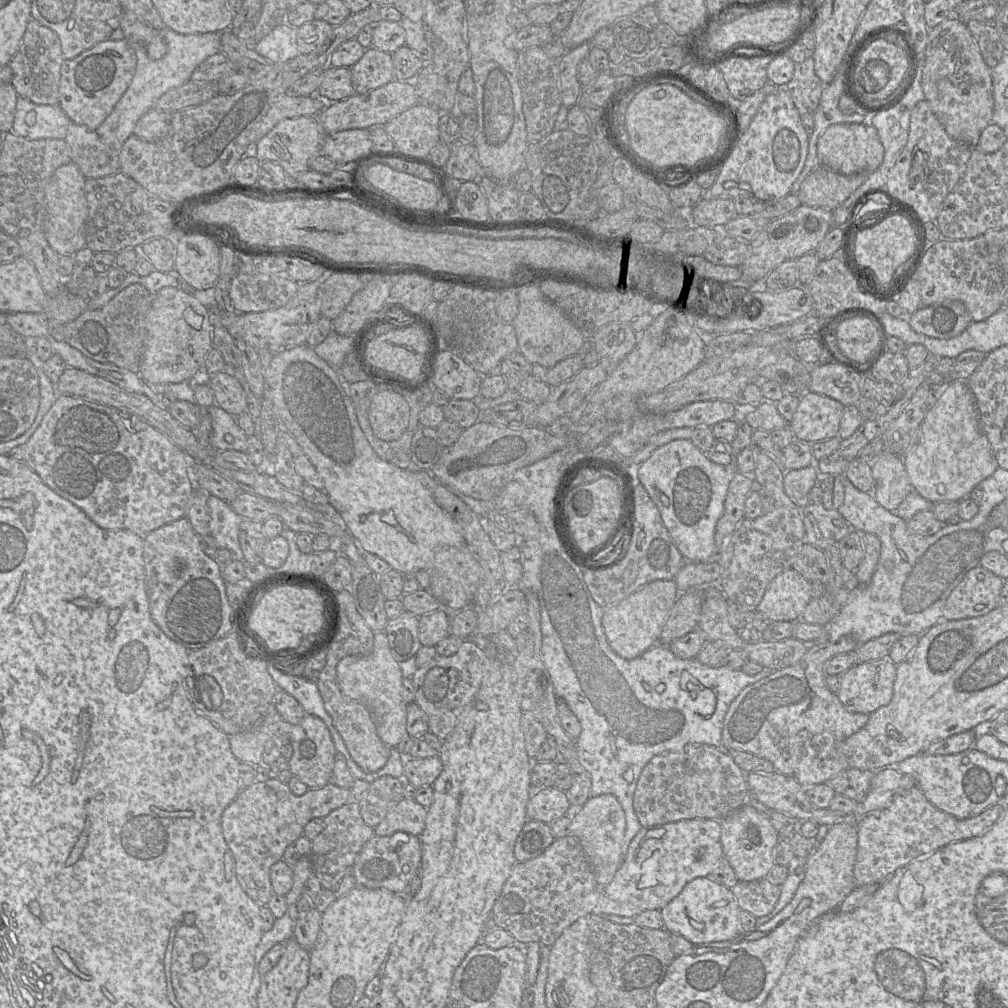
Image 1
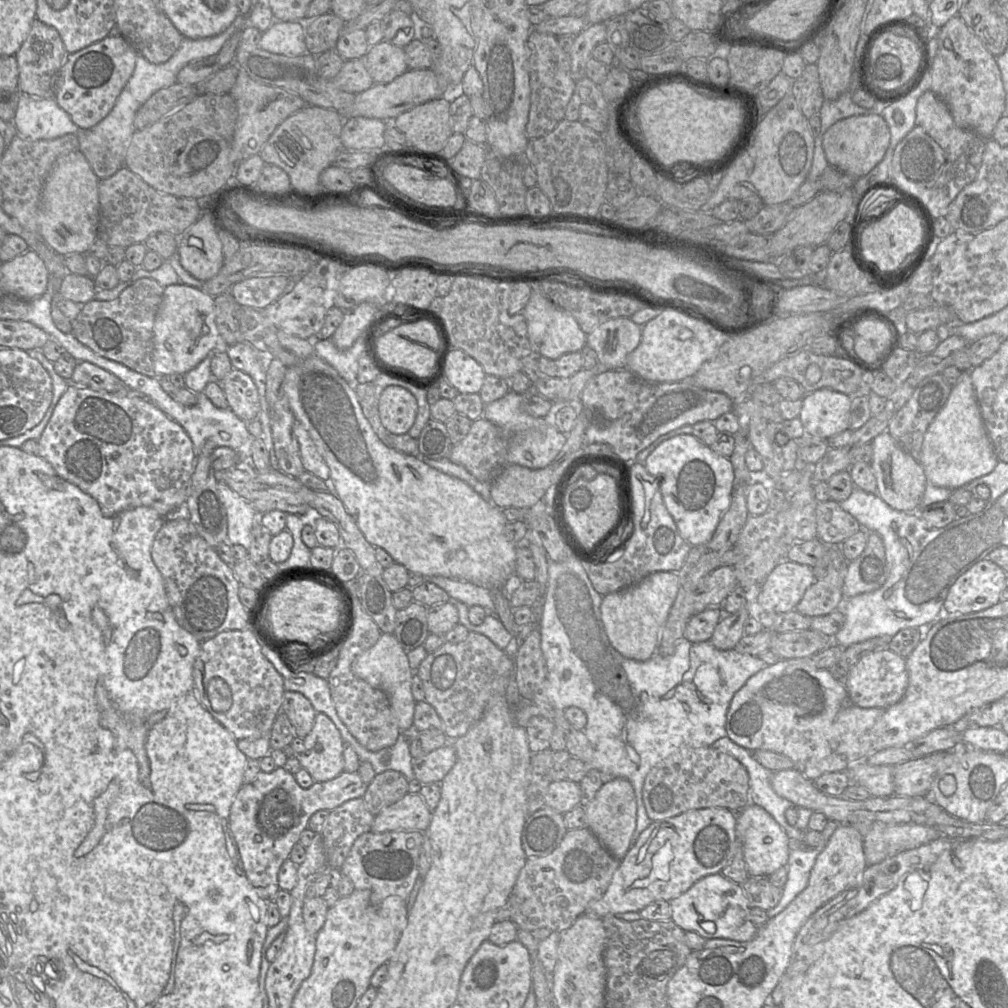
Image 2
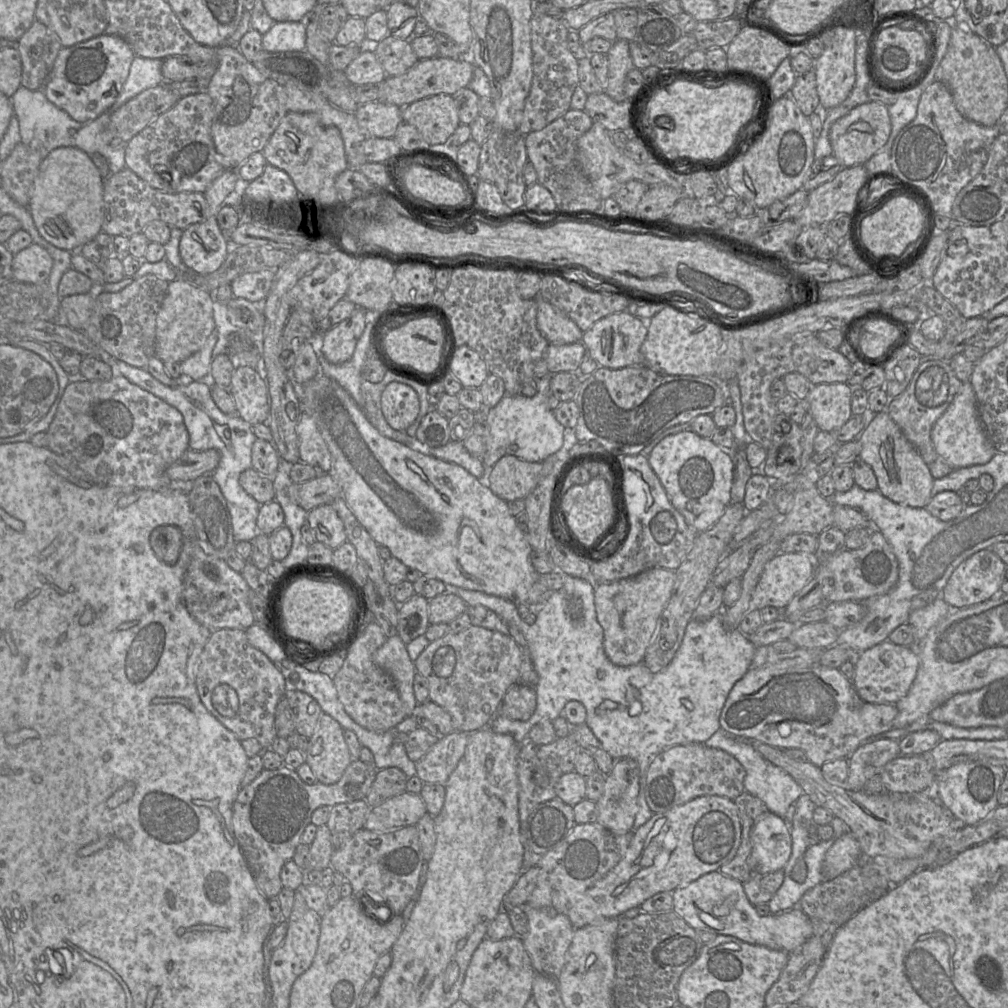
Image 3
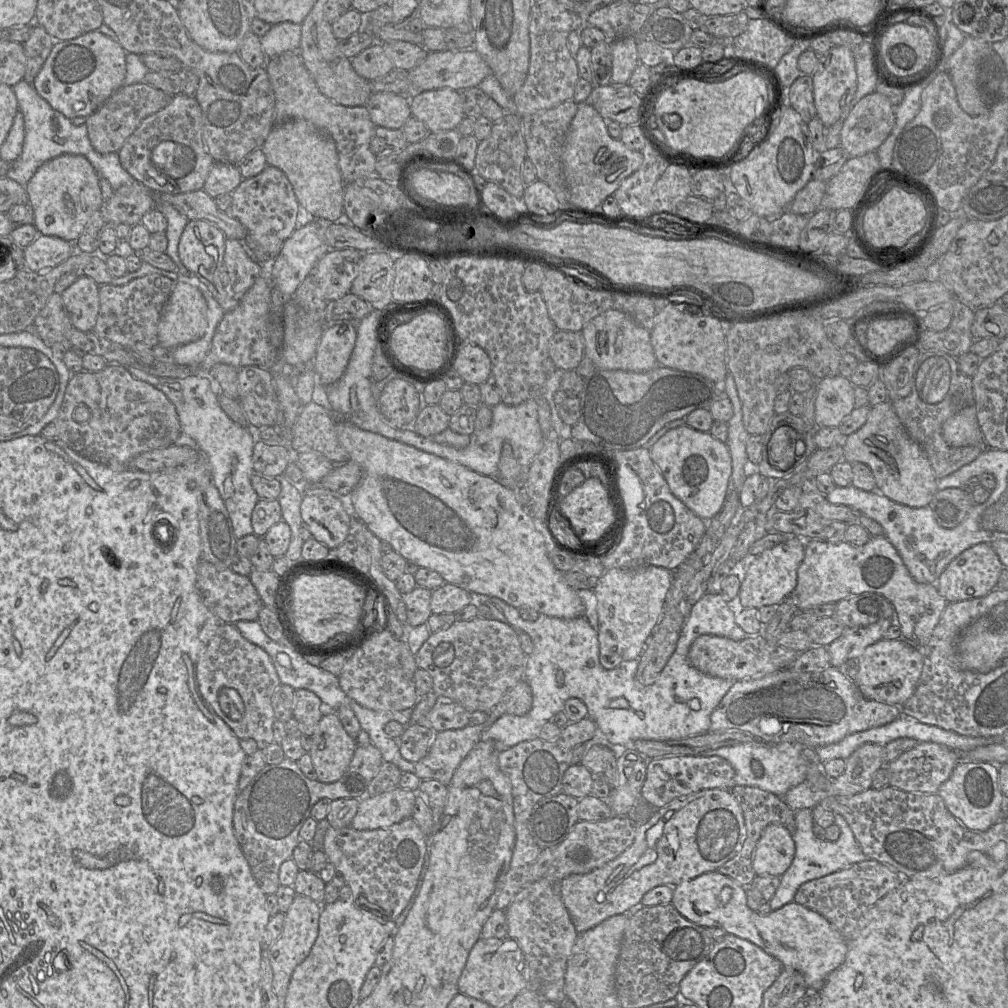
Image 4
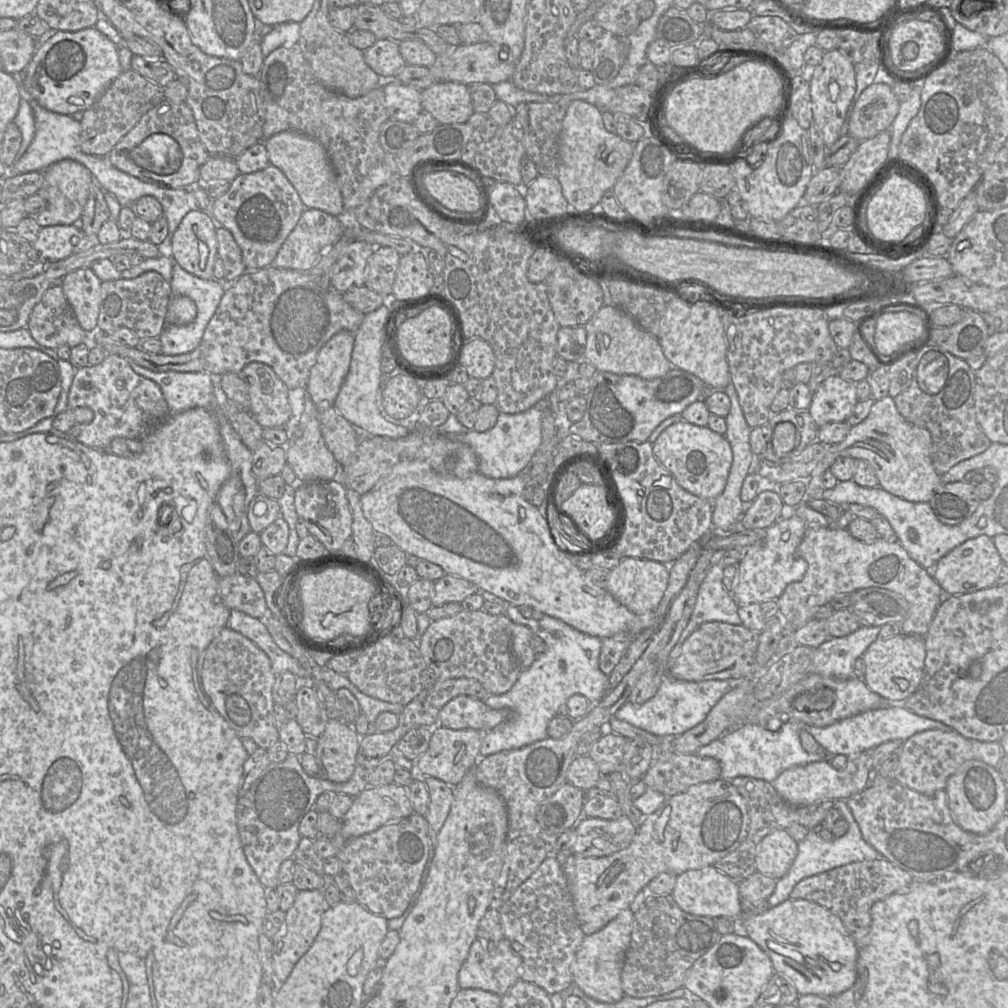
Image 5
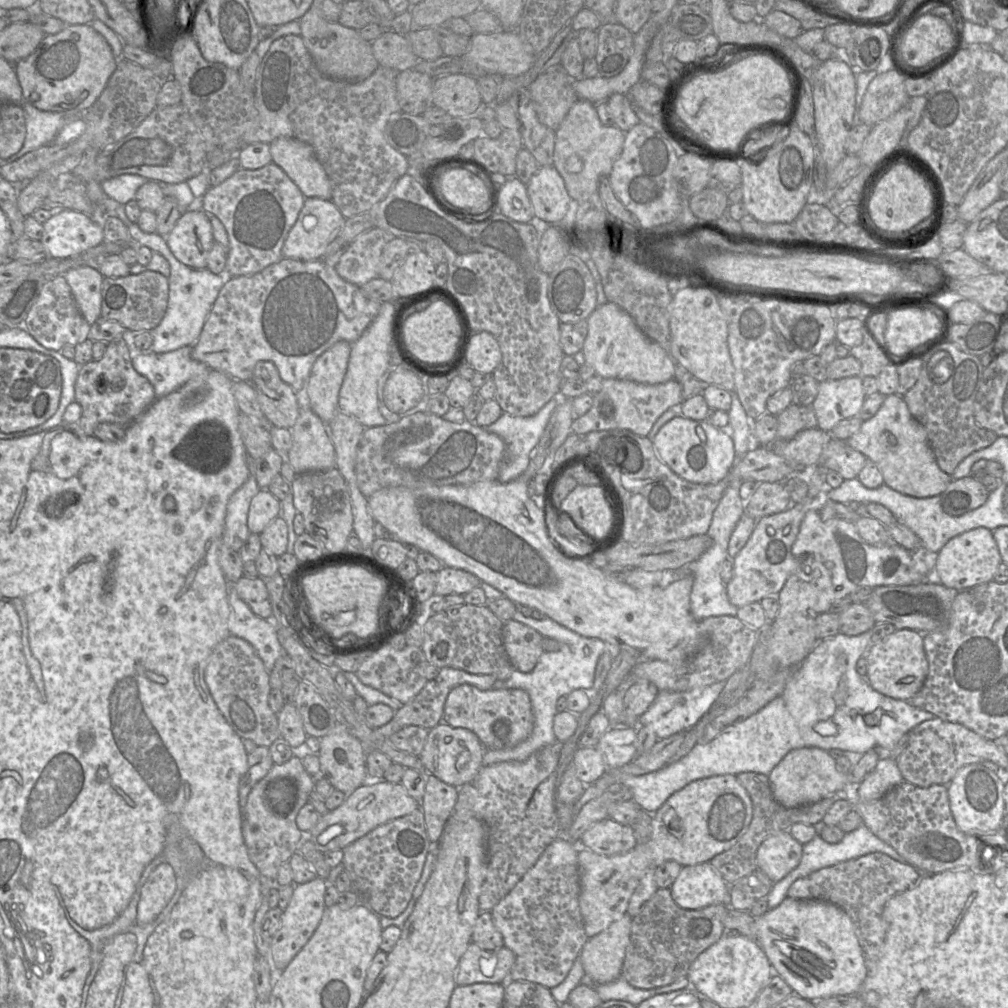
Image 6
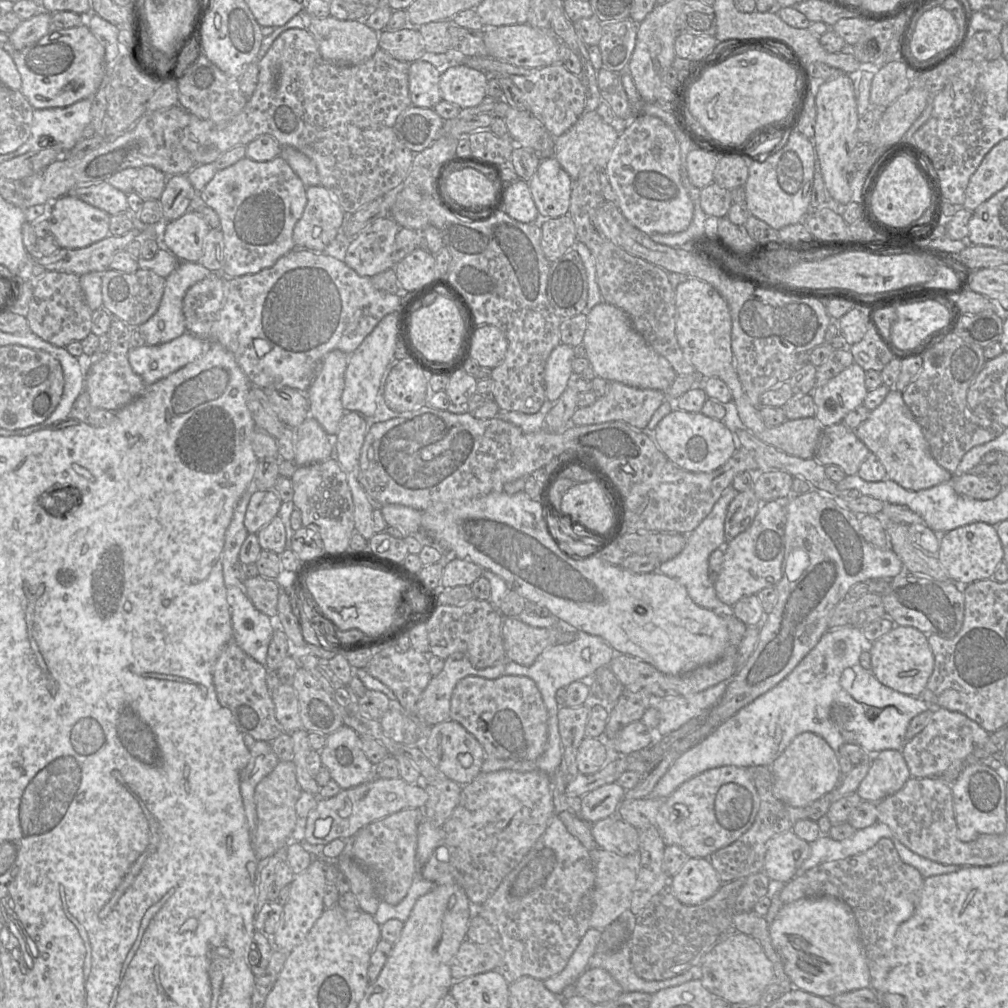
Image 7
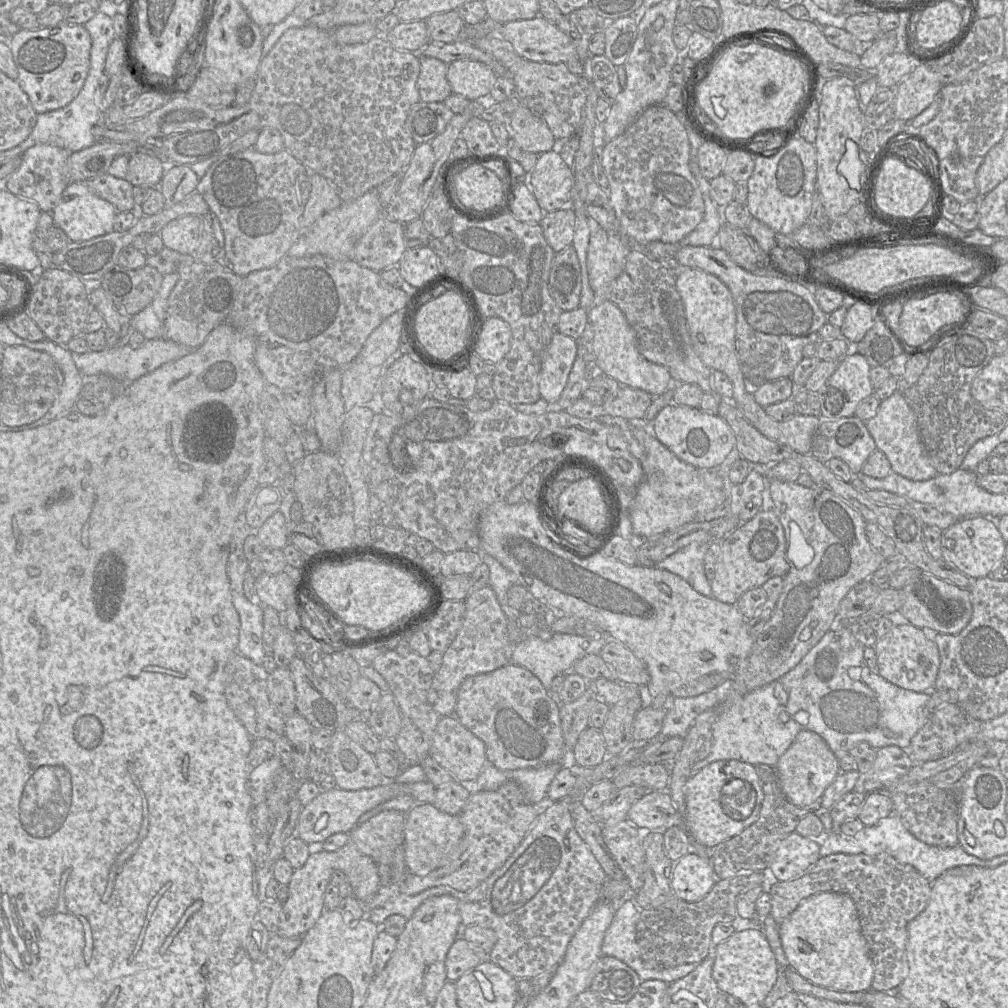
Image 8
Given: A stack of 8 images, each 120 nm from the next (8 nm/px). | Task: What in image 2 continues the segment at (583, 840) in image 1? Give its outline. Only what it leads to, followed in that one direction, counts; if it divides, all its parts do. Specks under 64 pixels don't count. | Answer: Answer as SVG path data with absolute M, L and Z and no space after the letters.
M625 778L608 779L585 807L586 827L618 861L627 854L636 829L637 805L632 784Z

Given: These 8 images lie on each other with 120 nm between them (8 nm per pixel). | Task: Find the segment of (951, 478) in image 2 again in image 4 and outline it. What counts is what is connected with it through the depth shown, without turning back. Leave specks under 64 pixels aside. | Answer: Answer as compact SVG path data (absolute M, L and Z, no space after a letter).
M974 404L964 407L948 418L942 426L942 436L945 442L953 447L978 446L986 448Z

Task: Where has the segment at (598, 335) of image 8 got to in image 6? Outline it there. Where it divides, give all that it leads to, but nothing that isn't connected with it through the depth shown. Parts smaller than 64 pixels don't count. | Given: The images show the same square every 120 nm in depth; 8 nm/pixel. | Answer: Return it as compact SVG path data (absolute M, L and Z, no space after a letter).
M607 302L597 306L587 323L588 333L581 351L585 364L591 365L600 378L656 385L677 377L679 366L673 358L657 342L649 339L618 305Z

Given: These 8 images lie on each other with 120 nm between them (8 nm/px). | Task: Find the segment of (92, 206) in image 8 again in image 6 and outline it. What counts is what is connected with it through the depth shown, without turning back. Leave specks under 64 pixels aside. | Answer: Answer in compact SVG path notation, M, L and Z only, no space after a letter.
M62 209L43 224L40 241L47 251L47 258L74 257L104 241L103 226L81 212Z

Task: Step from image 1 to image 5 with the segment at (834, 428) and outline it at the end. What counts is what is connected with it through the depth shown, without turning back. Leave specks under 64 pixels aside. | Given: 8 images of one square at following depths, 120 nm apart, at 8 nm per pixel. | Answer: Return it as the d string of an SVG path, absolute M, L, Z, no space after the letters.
M835 373L825 379L813 395L809 413L818 427L844 422L858 404L856 383Z

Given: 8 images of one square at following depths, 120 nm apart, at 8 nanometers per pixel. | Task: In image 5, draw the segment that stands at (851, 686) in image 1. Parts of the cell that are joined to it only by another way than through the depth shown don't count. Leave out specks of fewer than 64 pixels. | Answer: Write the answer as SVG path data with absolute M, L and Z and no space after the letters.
M899 633L889 638L878 638L862 656L865 666L863 680L867 687L885 700L888 705L902 705L920 686L924 677L925 645L922 637Z

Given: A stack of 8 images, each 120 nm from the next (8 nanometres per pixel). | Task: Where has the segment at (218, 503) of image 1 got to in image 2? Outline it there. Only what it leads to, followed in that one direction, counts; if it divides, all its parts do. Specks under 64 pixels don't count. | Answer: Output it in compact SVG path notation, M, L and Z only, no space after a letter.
M223 481L217 482L220 499L224 505L228 521L228 542L249 549L251 530L259 519L259 514L251 503L233 491Z

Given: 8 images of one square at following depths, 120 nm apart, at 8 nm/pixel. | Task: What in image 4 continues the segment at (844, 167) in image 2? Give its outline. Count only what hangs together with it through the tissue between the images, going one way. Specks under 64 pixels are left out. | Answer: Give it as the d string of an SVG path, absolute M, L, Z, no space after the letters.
M874 91L852 108L840 132L840 146L849 157L876 151L895 124L894 106L884 95Z

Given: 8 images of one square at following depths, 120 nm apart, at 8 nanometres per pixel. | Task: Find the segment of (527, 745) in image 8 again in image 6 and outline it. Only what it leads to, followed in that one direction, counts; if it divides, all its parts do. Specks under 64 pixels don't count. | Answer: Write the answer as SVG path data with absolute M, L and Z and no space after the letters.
M470 684L453 688L447 696L443 722L465 728L477 735L485 749L509 749L525 741L534 728L534 715L528 693L522 689L479 690Z

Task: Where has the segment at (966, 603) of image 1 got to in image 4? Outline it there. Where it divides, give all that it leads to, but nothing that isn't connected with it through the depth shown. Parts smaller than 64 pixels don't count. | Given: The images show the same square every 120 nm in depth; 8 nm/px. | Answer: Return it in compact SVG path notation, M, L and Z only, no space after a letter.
M978 543L954 558L939 576L936 587L948 603L959 602L987 595L997 588L1003 565L992 545Z

